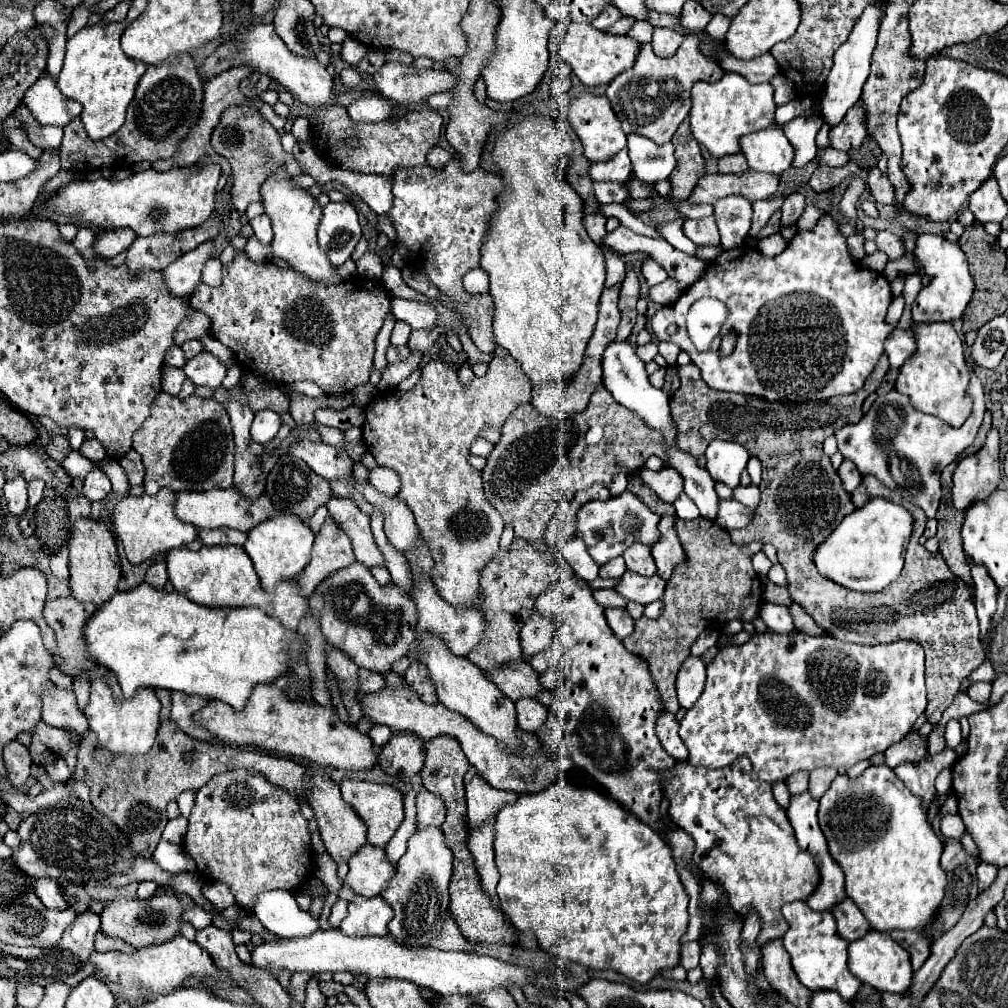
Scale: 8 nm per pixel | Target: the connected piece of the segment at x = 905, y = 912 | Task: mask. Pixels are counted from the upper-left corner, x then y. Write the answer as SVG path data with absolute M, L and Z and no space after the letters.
M884 764L870 766L856 778L838 774L826 794L820 798L818 822L828 840L832 858L846 874L848 898L852 898L854 904L860 906L862 914L868 918L874 930L924 930L926 926L934 924L946 888L946 874L940 866L944 842L928 822L928 812L922 804L922 798L912 794L902 784L902 780L898 780L892 768Z

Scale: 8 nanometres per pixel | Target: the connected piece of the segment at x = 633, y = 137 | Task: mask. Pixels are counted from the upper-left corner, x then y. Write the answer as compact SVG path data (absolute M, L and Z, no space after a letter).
M628 134L628 154L634 166L634 174L646 182L658 182L672 174L678 160L672 144L654 144L640 134Z

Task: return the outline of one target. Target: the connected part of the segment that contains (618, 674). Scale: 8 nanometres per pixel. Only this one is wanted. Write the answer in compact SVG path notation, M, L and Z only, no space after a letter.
M570 578L554 582L536 598L534 608L542 610L542 614L552 614L560 622L556 636L552 638L550 646L544 652L546 662L564 674L562 684L556 688L556 698L548 708L548 718L536 732L544 750L548 752L550 742L554 748L568 748L578 768L584 768L592 778L598 780L600 786L604 786L604 790L618 804L634 812L642 822L650 824L656 832L666 834L678 828L676 824L664 824L672 822L672 818L660 814L662 782L658 778L658 772L670 770L676 764L676 760L662 748L654 730L658 714L664 712L664 706L660 692L652 680L648 662L642 656L628 652L624 644L614 636L604 618L604 608L592 598L592 590L588 586L580 586Z

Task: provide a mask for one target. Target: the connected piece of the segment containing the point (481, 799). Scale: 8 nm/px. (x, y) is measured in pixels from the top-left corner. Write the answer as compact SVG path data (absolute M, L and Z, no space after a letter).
M470 768L468 774L464 776L464 784L466 784L466 802L468 802L466 816L470 828L480 828L482 824L488 824L502 804L518 800L516 792L492 788L486 780L482 780L480 774L476 774L474 768Z

